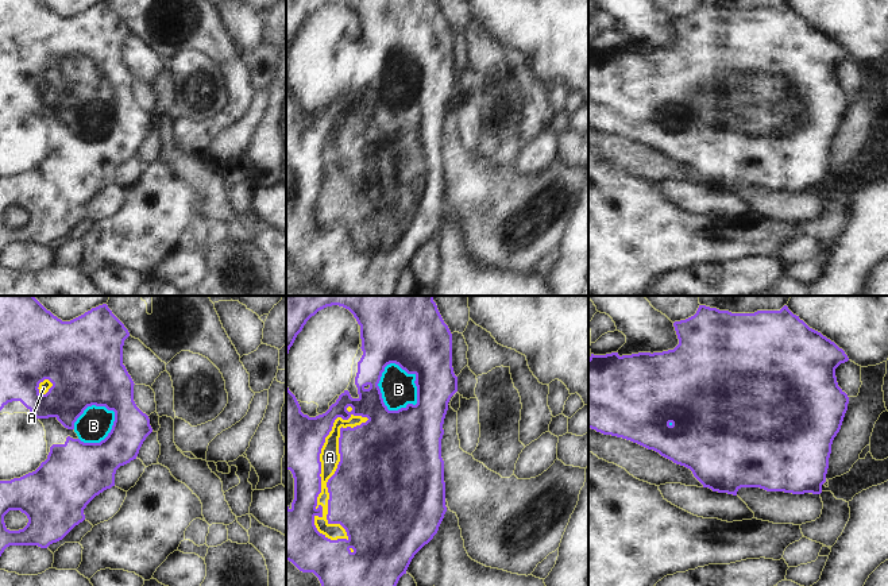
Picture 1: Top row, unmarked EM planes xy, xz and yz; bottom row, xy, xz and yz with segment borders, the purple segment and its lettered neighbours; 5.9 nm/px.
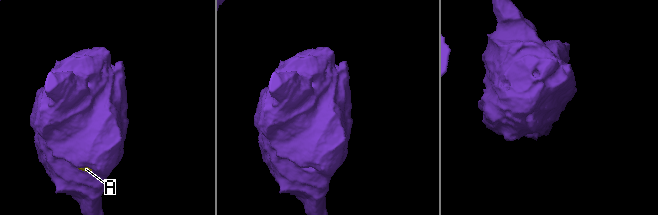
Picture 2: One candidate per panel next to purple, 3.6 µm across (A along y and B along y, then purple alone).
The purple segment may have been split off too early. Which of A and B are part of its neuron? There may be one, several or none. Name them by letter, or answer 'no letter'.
A, B

